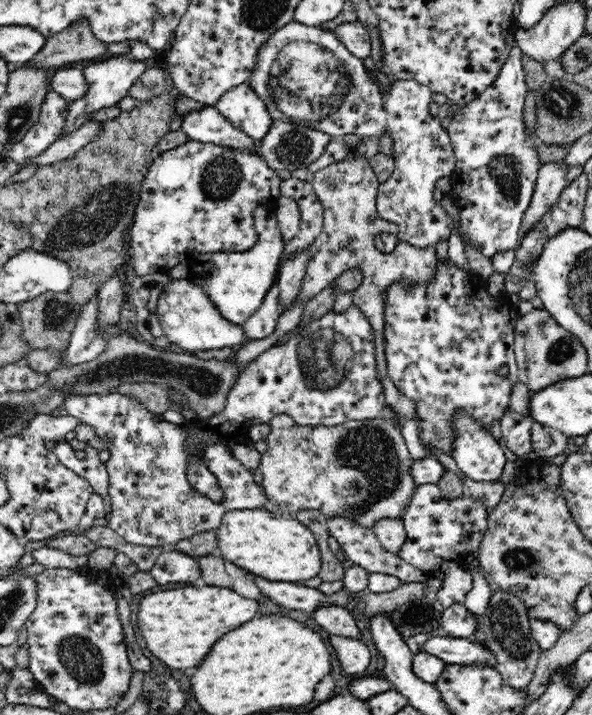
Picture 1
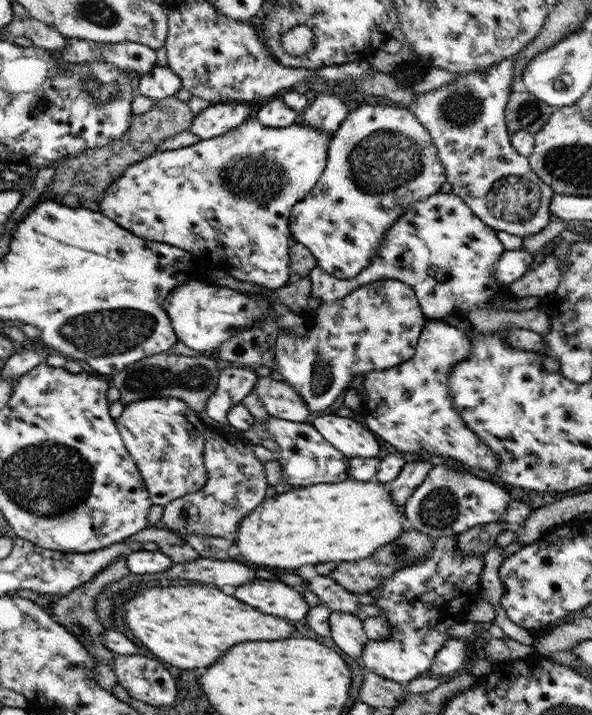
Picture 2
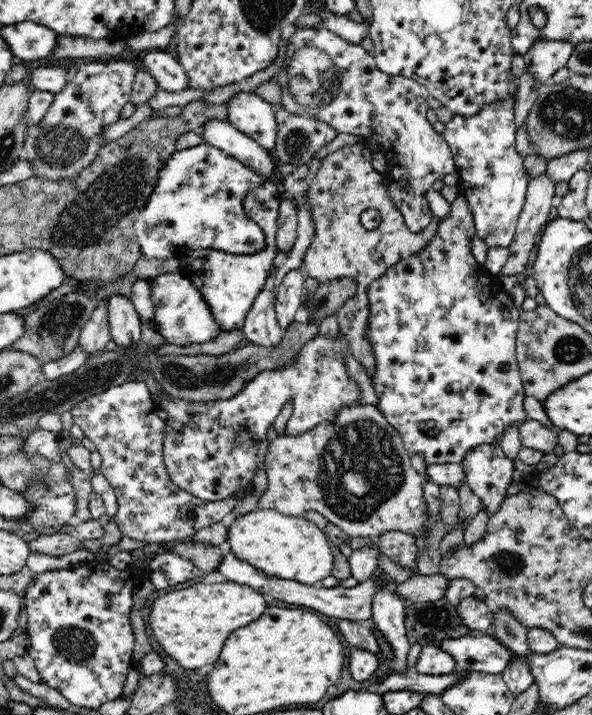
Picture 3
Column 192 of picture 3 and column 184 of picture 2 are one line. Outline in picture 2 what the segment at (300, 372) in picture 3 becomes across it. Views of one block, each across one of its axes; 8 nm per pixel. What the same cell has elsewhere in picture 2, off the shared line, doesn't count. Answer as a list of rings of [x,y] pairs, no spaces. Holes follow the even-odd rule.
[[[148,398],[128,402],[114,421],[124,447],[140,472],[152,505],[165,507],[167,503],[179,496],[203,489],[206,481],[202,463],[203,431],[211,425],[202,415],[198,415],[178,398]]]

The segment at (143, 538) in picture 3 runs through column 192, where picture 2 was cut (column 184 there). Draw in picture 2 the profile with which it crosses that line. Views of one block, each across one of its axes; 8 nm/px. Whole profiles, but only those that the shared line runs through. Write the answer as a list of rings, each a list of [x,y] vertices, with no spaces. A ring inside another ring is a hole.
[[[210,426],[203,431],[202,463],[206,481],[203,489],[171,500],[162,511],[160,527],[179,536],[197,534],[230,538],[239,522],[264,500],[267,481],[262,462],[251,450],[251,439],[243,435],[225,433]]]

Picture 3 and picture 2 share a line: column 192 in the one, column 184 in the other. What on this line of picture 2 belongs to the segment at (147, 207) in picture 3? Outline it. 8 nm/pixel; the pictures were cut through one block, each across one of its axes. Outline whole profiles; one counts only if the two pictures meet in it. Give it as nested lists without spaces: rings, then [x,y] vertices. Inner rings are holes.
[[[252,115],[235,126],[234,129],[228,130],[218,137],[196,141],[195,144],[183,148],[153,152],[151,156],[147,156],[147,158],[143,158],[143,160],[135,162],[135,164],[130,164],[126,169],[123,169],[116,181],[113,181],[106,186],[106,189],[102,190],[102,195],[97,202],[98,211],[139,238],[176,246],[188,253],[199,254],[207,258],[216,269],[223,270],[235,280],[252,282],[269,290],[279,289],[291,280],[288,248],[293,243],[293,238],[288,229],[289,213],[292,206],[313,188],[313,185],[321,176],[327,159],[327,143],[329,143],[329,139],[330,136],[325,131],[308,127],[303,123],[293,123],[281,128],[268,127],[259,124],[259,121]]]

